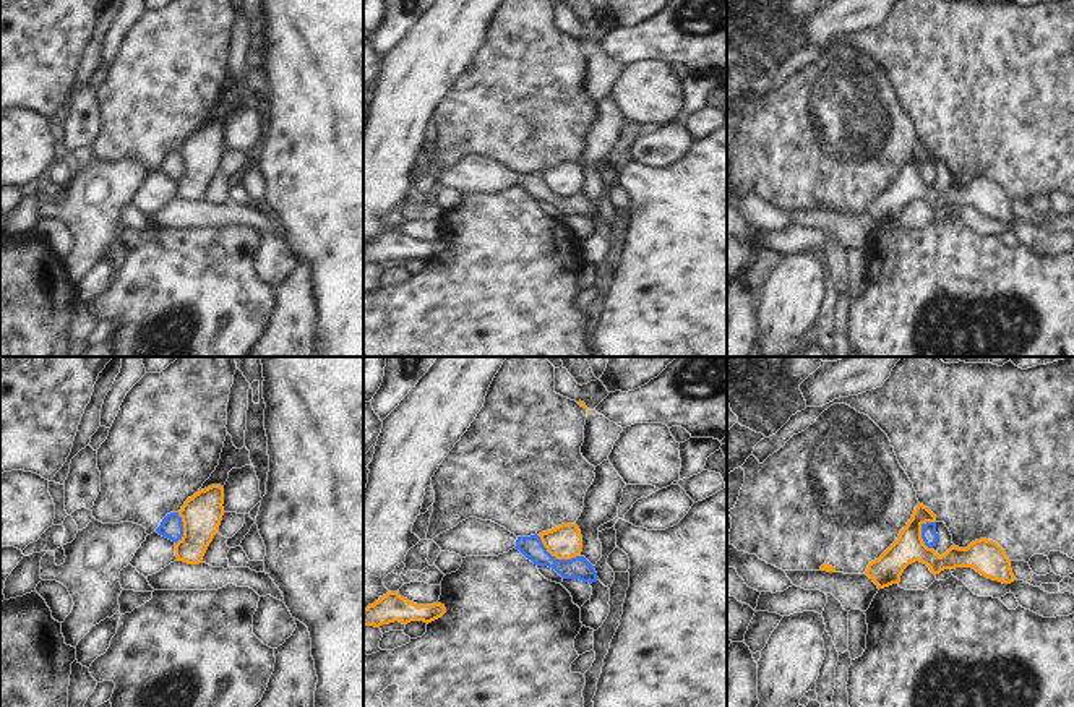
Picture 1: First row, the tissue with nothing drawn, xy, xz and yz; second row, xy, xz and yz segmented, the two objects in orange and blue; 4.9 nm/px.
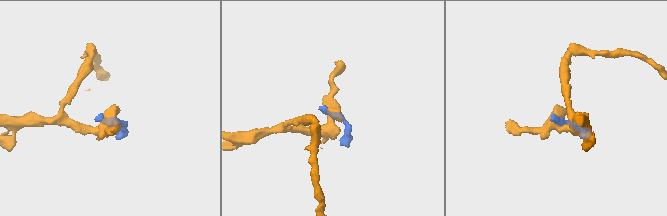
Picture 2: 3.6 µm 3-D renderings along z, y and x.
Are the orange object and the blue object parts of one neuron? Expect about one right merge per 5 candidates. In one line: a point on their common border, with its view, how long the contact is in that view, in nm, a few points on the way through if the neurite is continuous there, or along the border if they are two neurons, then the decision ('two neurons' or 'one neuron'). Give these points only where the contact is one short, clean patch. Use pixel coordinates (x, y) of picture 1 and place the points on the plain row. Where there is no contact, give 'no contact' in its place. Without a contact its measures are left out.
xz (557, 195) | 240 nm | along xz (537, 172), (542, 182), (557, 195), (579, 193) | two neurons

